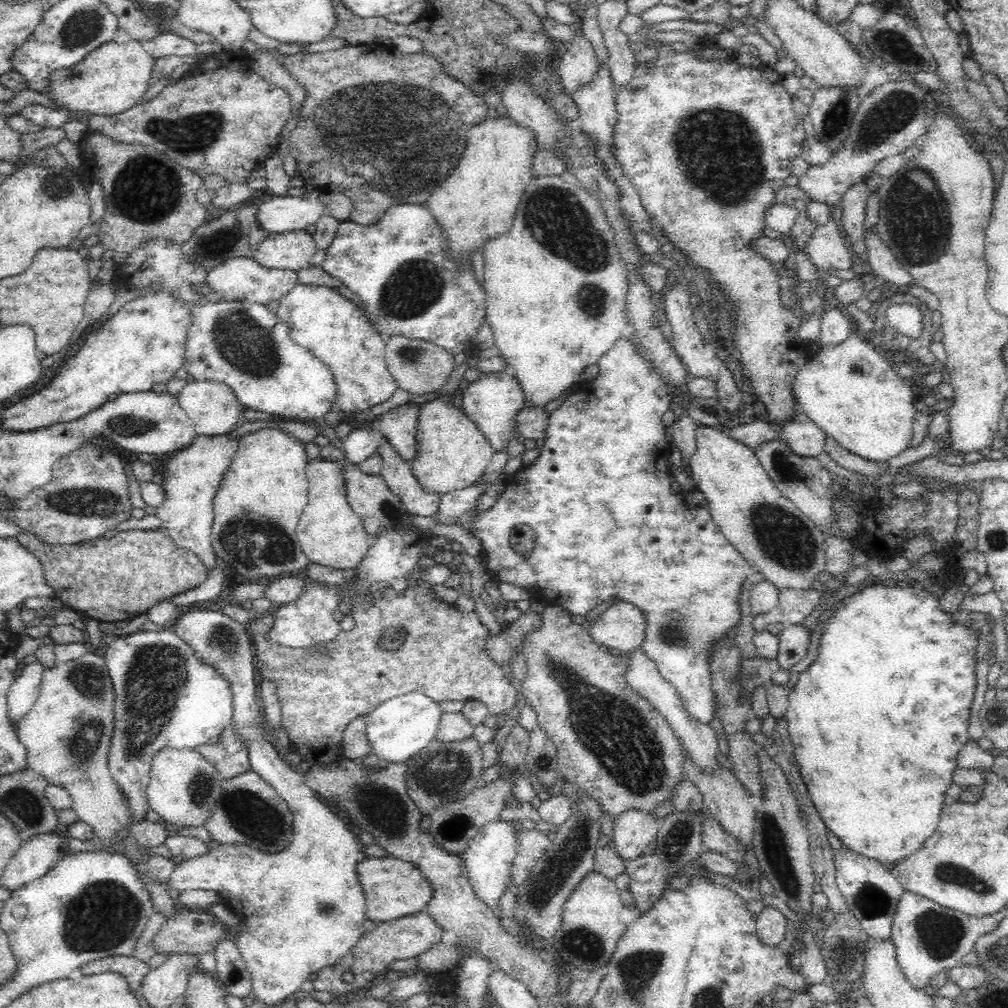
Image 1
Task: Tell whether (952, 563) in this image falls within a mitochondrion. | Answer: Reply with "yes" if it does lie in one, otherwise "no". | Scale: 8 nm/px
no

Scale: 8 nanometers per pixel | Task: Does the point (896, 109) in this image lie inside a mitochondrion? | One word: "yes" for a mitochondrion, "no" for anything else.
yes

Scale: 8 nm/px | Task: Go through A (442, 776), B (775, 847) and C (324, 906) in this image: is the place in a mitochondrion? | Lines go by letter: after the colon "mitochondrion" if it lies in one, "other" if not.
A: mitochondrion
B: mitochondrion
C: mitochondrion

